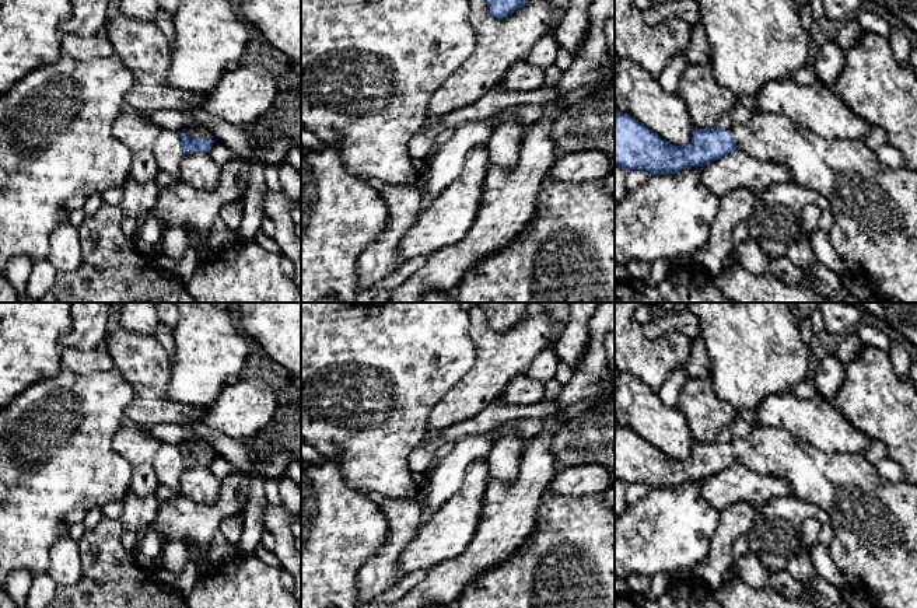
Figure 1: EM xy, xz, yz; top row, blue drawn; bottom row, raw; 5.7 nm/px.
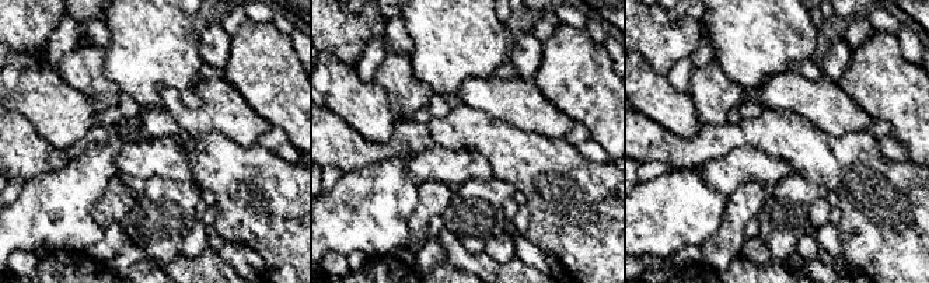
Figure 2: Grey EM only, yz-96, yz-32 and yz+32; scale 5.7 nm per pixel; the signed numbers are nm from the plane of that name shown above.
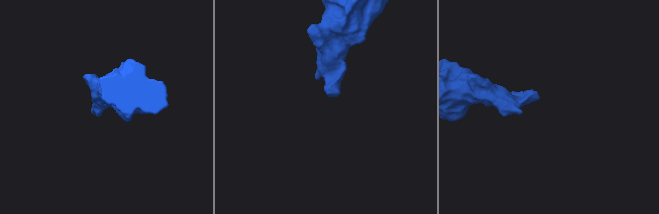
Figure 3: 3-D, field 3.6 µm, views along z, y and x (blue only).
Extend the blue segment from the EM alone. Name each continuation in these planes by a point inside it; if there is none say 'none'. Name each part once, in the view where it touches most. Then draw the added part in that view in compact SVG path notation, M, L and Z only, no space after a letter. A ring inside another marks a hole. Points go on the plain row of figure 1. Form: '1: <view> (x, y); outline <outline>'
1: xy (200, 446); outline M190 440L183 443L182 447L203 454L216 454L214 448L206 440Z

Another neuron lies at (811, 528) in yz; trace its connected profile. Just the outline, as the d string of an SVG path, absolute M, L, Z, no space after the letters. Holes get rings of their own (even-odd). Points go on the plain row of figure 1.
M811 517L804 523L802 534L804 542L808 548L818 544L818 535L820 532L822 524L815 518Z

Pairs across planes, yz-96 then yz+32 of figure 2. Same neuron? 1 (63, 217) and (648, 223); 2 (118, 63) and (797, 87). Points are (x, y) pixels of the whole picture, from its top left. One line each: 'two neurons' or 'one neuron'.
1: one neuron
2: two neurons

